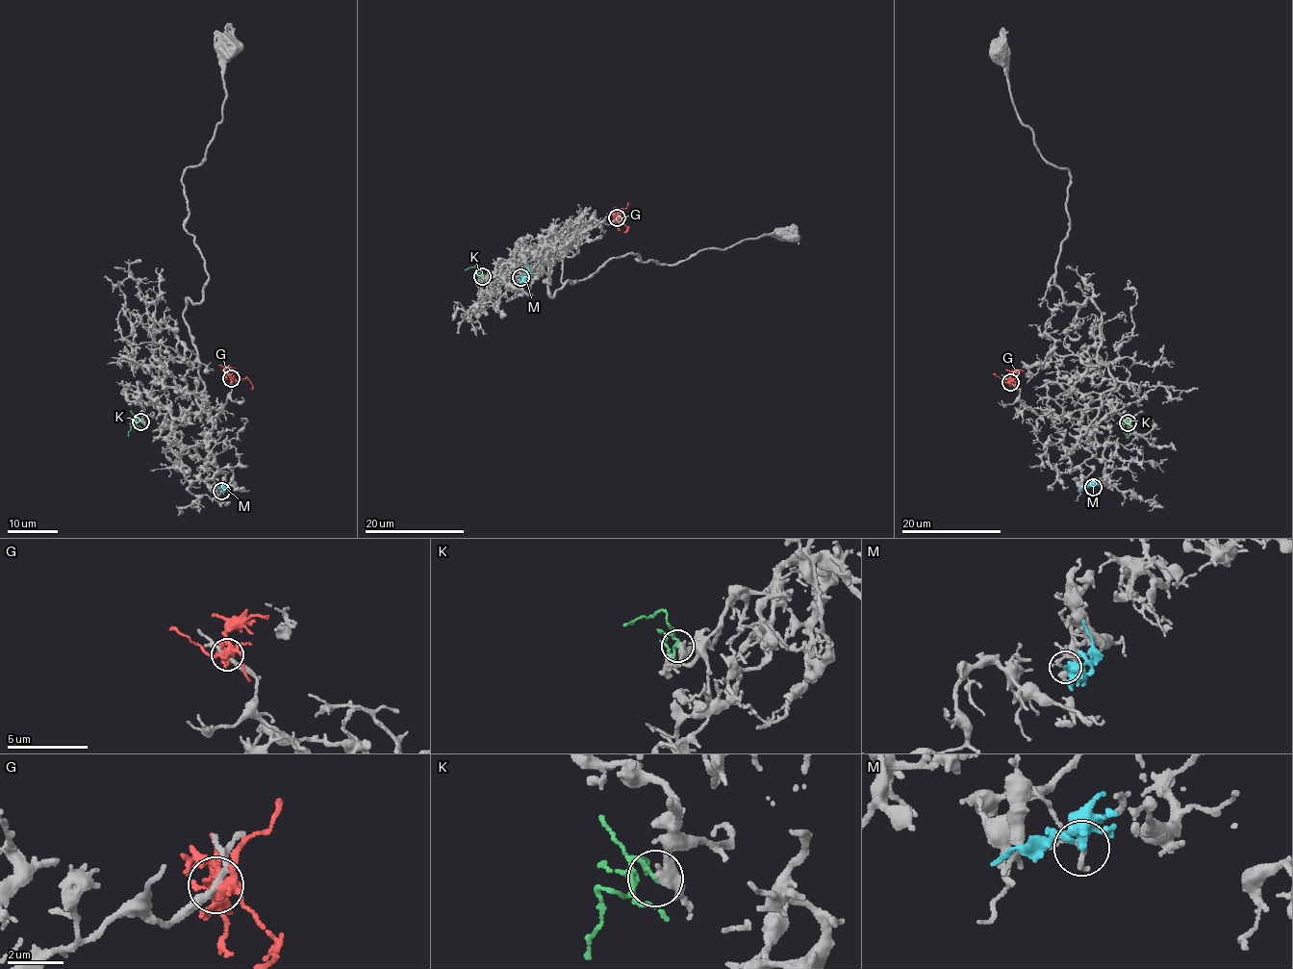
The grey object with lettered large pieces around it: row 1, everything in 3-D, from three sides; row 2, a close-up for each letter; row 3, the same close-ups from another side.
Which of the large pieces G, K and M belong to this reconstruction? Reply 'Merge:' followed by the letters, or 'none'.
Merge: none

